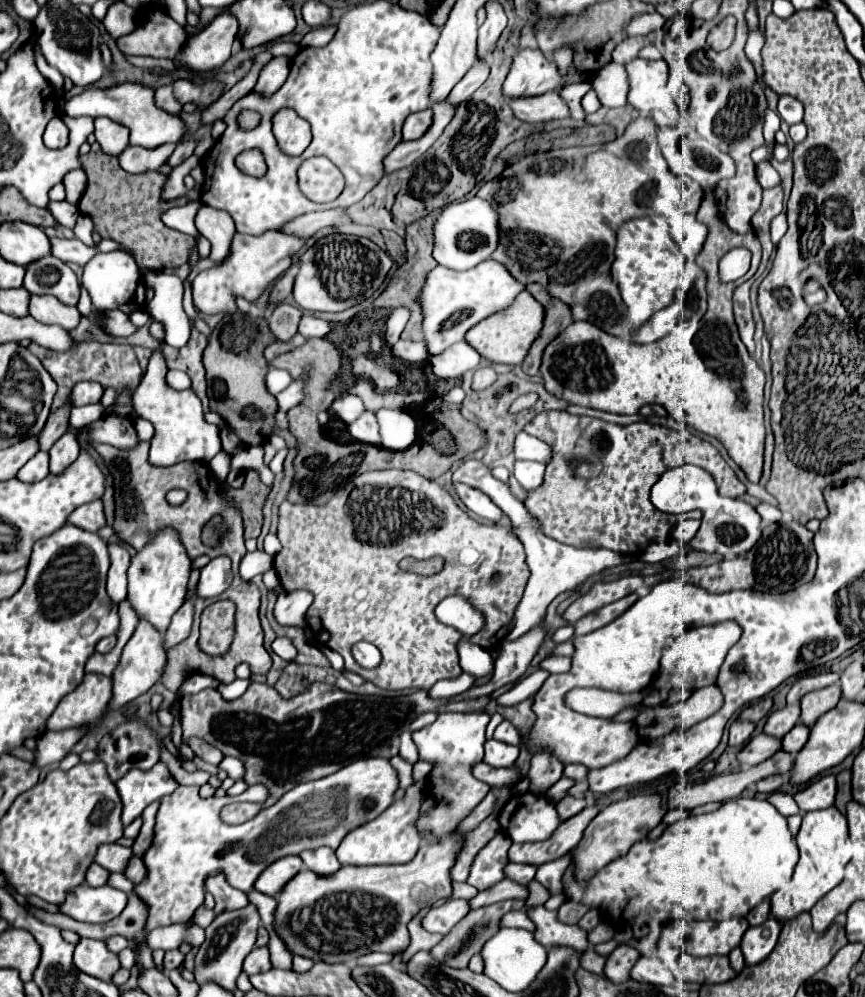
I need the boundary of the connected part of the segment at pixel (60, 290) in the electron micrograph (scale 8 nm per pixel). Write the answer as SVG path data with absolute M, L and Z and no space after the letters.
M44 256L26 266L24 284L30 294L52 294L68 306L76 306L80 286L76 274L58 258Z

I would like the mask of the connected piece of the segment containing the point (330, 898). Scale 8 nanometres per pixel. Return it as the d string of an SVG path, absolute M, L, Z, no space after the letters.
M452 832L444 838L440 838L438 842L432 842L432 844L422 844L418 854L414 856L412 862L408 864L400 864L400 866L342 866L340 870L336 870L334 874L328 874L328 876L318 876L314 872L310 872L308 868L302 868L294 878L290 878L290 882L286 882L286 886L278 892L276 896L276 912L274 912L274 930L276 934L282 938L282 942L286 944L286 948L294 954L294 956L304 956L304 958L310 958L314 962L326 962L326 964L354 964L356 958L364 956L364 954L370 954L370 952L386 952L386 954L392 954L392 956L398 956L402 954L408 944L410 944L410 934L408 934L408 922L426 906L432 906L436 904L438 900L442 898L450 898L452 894L452 878L450 878L450 870L452 866L456 864L456 858L458 858L458 852L462 850L462 842L464 842L464 832Z

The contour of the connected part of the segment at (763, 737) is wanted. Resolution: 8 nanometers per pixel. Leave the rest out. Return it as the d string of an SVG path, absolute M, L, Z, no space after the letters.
M758 734L758 736L750 738L750 742L736 754L736 758L740 764L756 766L756 764L768 760L770 756L774 756L778 750L780 750L778 738L770 738L768 734Z

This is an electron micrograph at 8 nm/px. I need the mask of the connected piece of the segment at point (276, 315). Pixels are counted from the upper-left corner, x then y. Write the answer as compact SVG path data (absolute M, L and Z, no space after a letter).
M278 304L270 316L270 330L276 338L284 340L294 336L298 330L298 318L302 318L302 310L290 304Z

